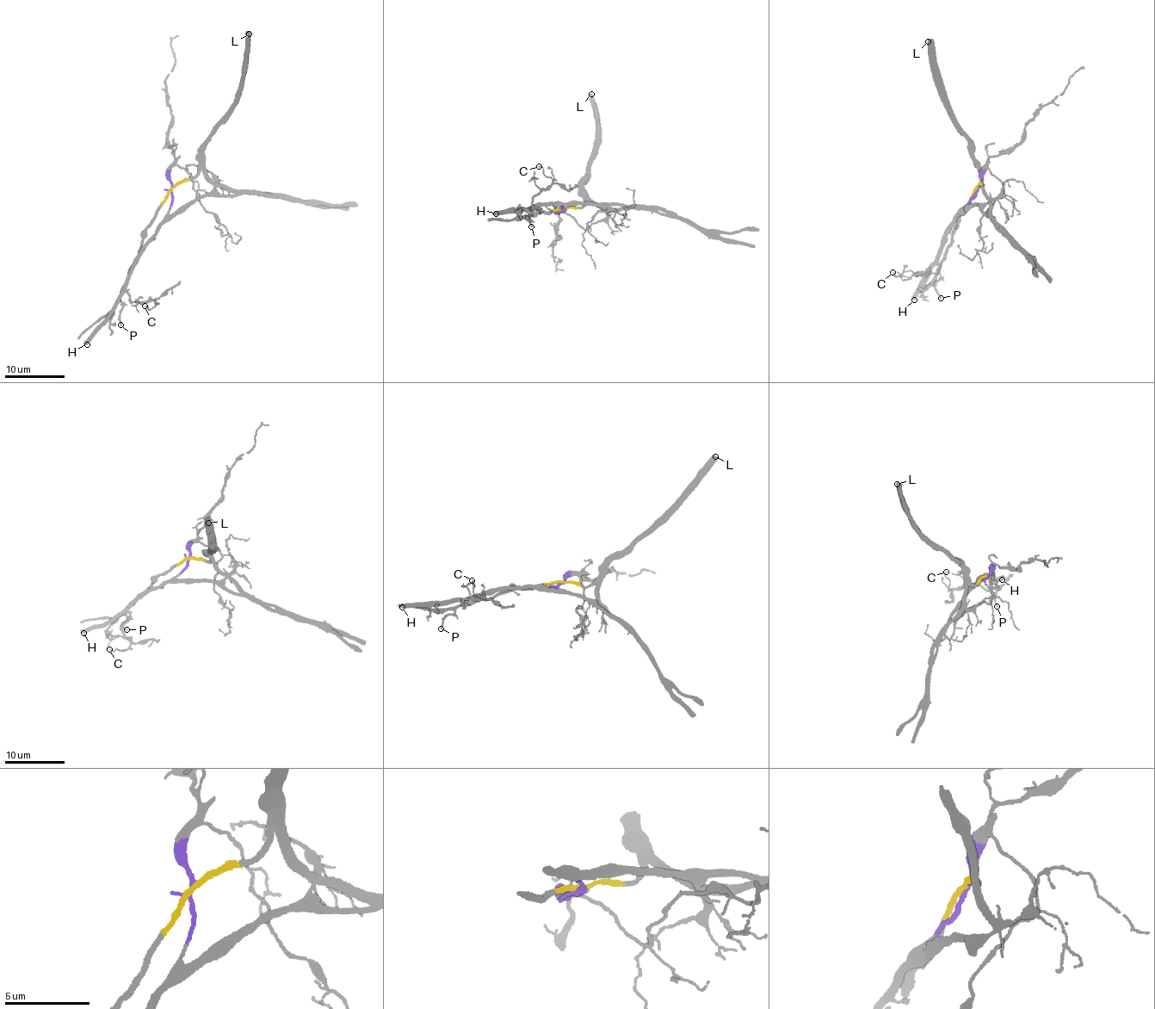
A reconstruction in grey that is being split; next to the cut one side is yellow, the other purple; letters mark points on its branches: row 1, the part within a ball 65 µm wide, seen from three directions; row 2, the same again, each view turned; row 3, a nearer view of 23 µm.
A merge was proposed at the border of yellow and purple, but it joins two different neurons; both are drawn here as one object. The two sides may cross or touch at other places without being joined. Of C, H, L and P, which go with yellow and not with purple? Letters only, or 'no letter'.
L, P

